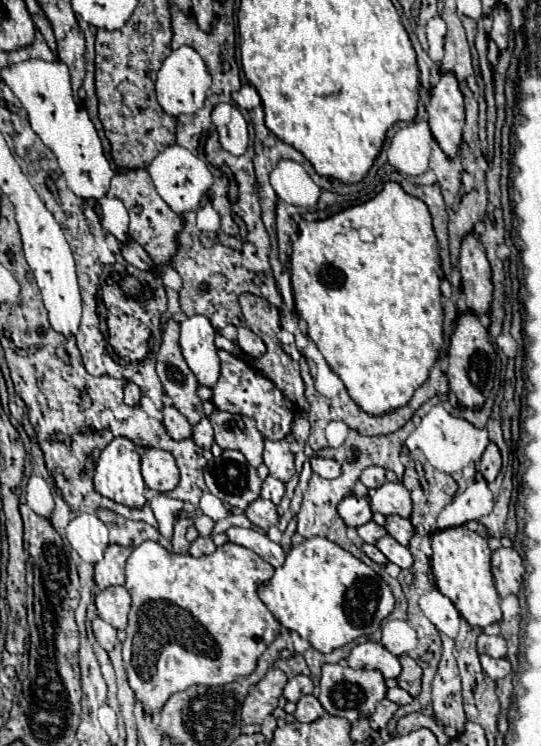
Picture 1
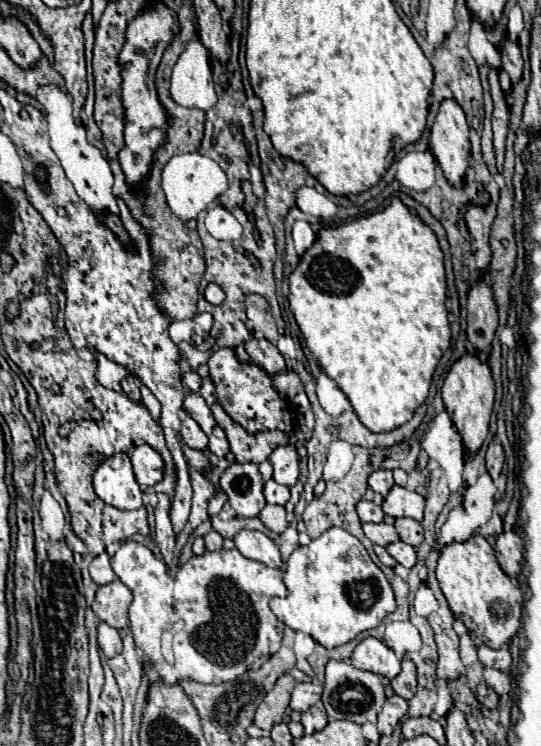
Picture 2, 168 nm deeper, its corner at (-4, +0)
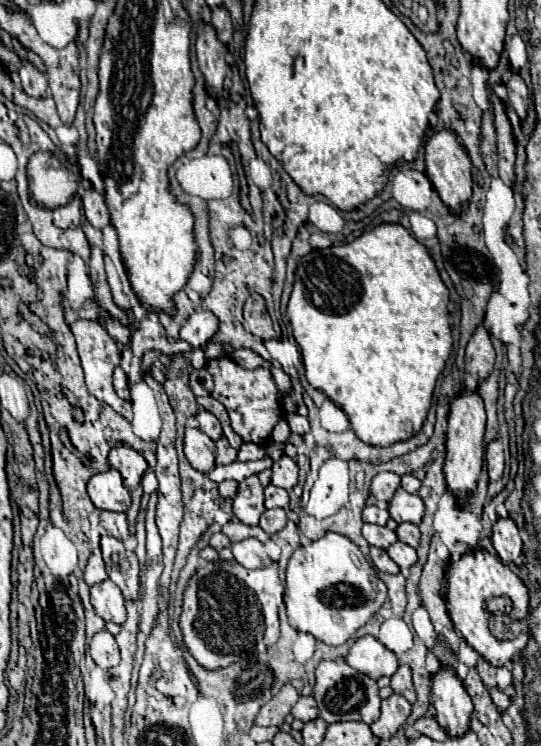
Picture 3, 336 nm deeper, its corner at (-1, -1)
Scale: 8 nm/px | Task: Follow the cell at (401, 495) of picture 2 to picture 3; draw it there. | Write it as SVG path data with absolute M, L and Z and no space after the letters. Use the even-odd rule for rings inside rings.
M402 487L396 491L396 495L392 497L390 501L390 515L396 523L404 523L404 521L410 521L410 523L420 523L422 517L424 517L424 503L418 495L412 495L412 493L406 493Z

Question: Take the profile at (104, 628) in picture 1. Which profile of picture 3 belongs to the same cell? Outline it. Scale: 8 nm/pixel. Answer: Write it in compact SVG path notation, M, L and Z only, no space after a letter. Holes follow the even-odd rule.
M100 631L92 637L90 655L92 655L94 663L102 669L110 669L120 663L120 651L116 645L116 639L108 631Z

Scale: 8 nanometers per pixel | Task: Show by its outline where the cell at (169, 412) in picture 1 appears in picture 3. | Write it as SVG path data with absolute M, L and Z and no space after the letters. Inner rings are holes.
M186 429L184 453L186 453L188 463L196 471L200 471L200 473L210 473L214 469L214 465L216 465L214 463L214 459L216 459L216 445L200 429Z

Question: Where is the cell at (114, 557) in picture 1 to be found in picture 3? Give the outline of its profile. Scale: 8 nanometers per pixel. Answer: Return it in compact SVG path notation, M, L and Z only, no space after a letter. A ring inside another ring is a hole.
M96 549L96 551L92 551L92 555L90 555L90 559L88 559L88 565L86 565L86 569L84 569L84 581L86 581L88 585L96 585L96 583L104 581L106 577L108 577L108 575L106 575L106 571L104 571L102 553L100 553L100 549Z

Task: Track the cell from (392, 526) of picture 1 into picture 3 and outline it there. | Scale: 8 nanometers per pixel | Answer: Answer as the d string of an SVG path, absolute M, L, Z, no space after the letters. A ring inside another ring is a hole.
M400 523L396 529L396 535L402 543L406 543L410 547L418 547L418 543L420 543L420 529L414 523Z

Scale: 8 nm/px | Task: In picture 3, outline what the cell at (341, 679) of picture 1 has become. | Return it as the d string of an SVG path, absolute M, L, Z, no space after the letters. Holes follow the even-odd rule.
M320 661L316 667L316 683L314 683L314 699L318 703L320 717L326 723L338 721L364 721L372 723L380 717L380 695L374 679L354 671L344 661Z

